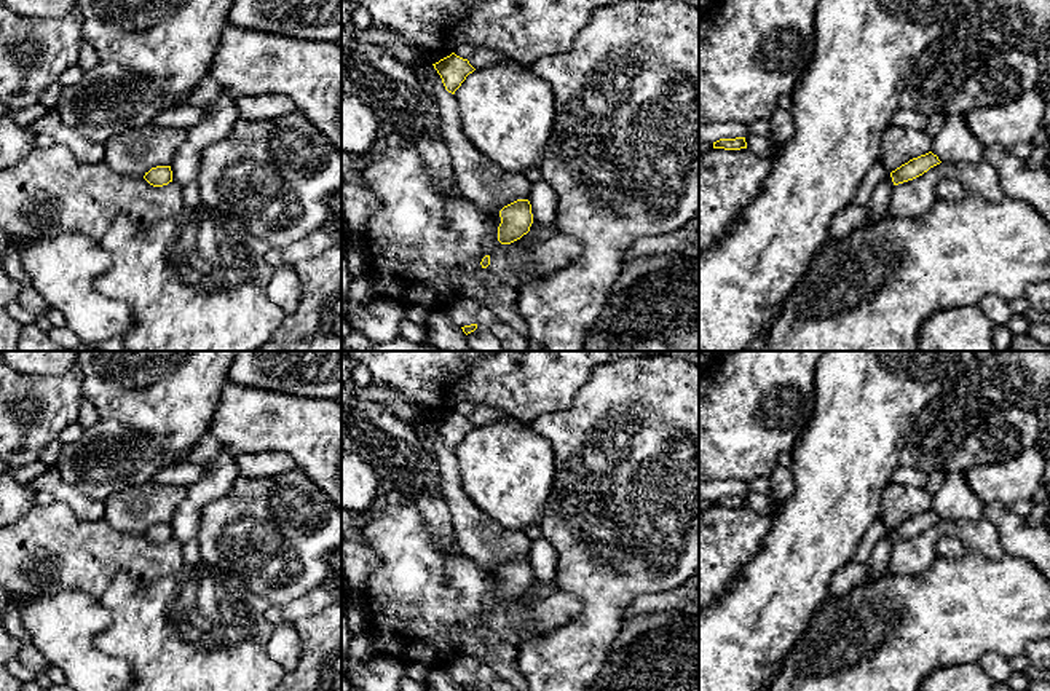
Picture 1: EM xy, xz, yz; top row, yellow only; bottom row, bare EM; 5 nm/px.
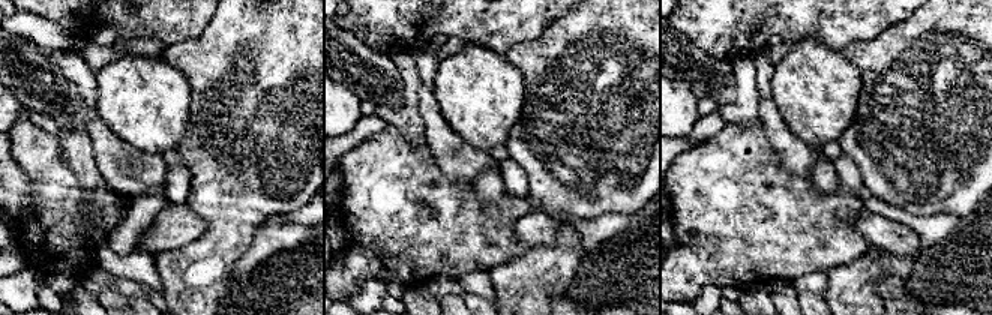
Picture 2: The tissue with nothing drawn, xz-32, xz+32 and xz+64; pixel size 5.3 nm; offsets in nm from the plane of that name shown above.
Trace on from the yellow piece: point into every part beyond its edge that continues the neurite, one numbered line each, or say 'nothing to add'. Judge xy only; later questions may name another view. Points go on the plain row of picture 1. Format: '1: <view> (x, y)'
nothing to add

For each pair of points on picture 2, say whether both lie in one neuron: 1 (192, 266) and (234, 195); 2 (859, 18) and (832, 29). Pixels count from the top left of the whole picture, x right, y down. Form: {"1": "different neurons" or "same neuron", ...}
{"1": "same neuron", "2": "same neuron"}

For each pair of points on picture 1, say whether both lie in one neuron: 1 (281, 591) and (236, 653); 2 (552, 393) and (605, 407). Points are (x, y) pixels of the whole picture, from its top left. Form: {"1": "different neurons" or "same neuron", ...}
{"1": "different neurons", "2": "different neurons"}

